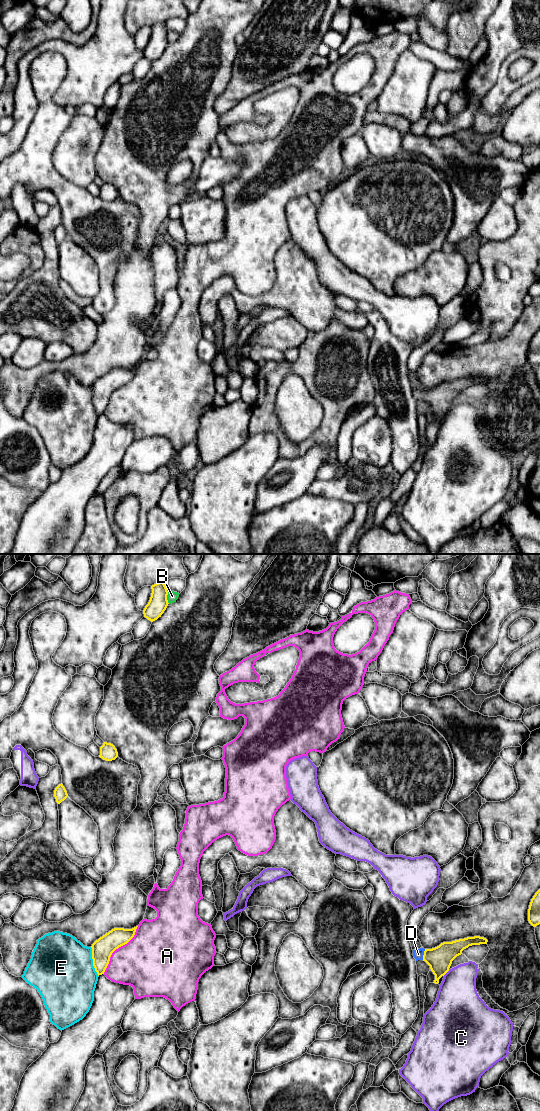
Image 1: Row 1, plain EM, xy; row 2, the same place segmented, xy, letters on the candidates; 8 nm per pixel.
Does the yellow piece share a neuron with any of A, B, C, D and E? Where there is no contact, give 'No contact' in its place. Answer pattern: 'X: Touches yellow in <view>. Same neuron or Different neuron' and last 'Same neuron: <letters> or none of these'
A: Touches yellow in xy. Different neuron
B: Touches yellow in xy. Different neuron
C: Touches yellow in xy. Different neuron
D: Touches yellow in xy. Same neuron
E: Touches yellow in xy. Different neuron
Same neuron: D

